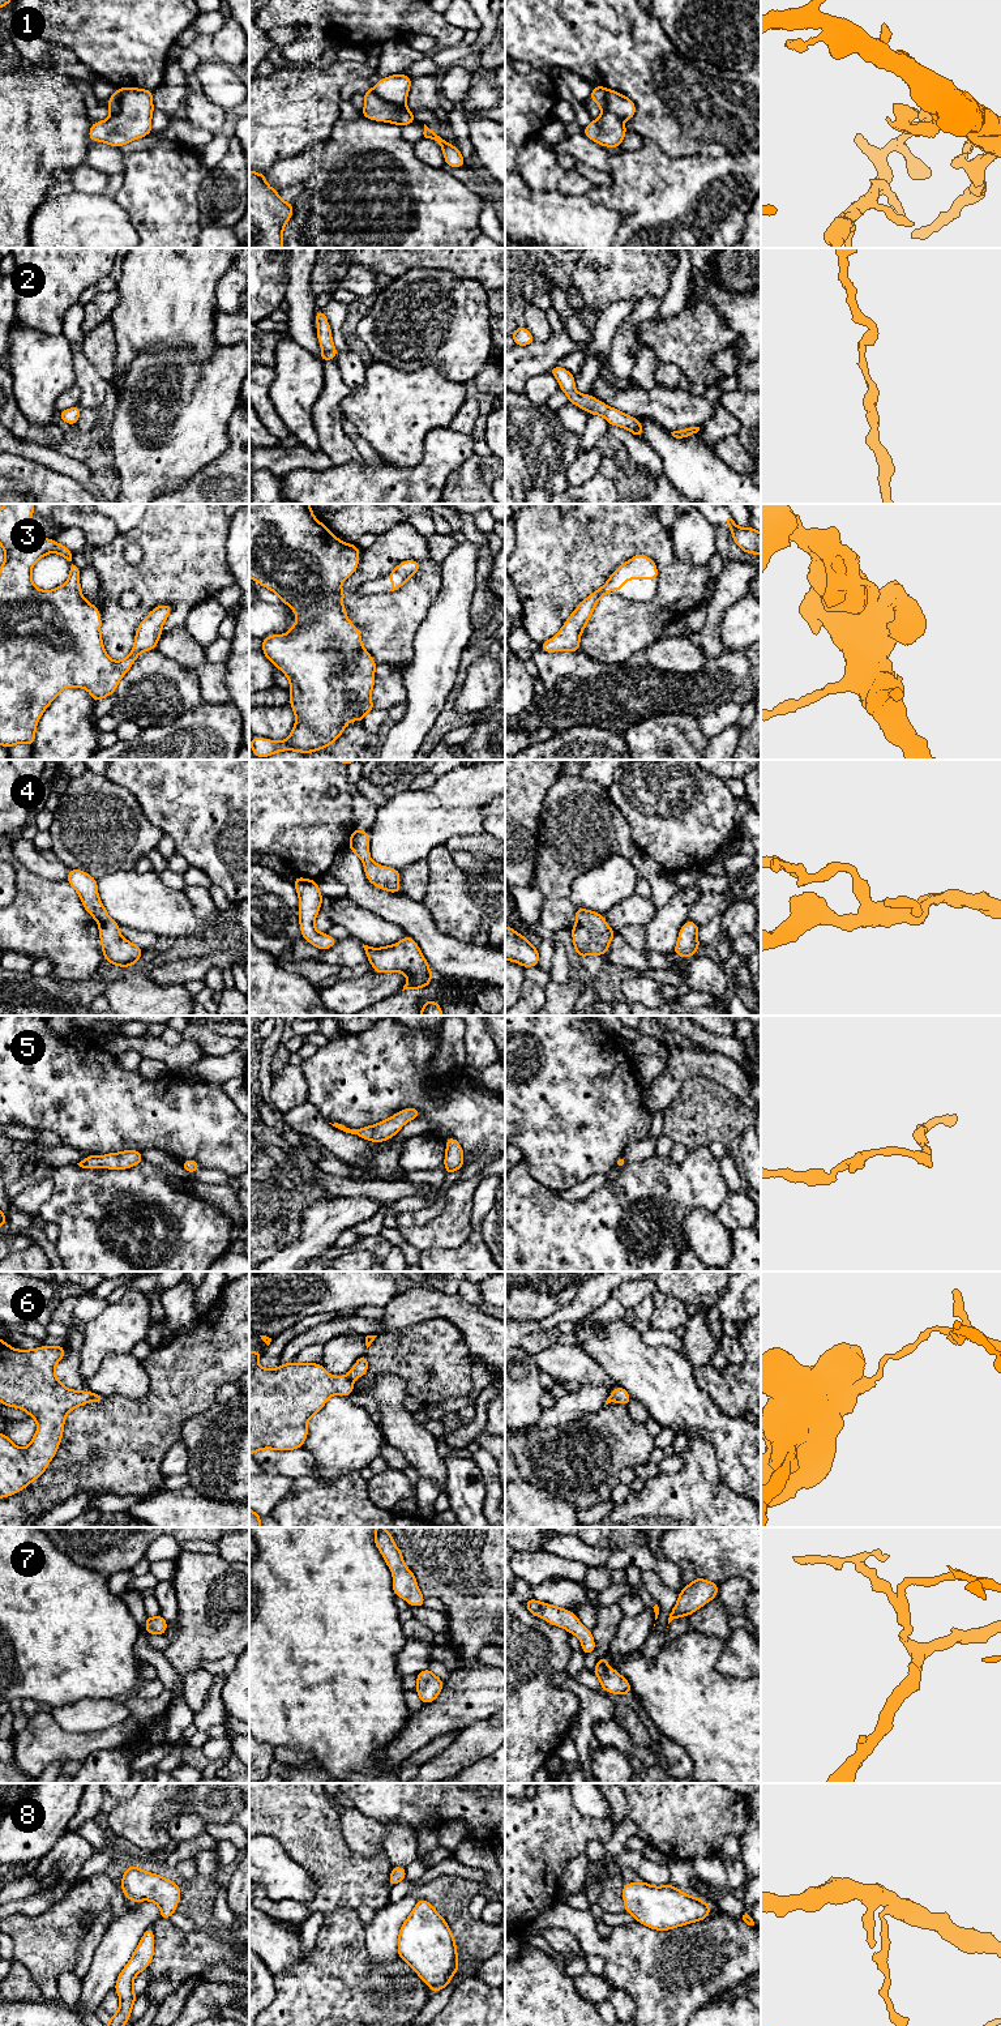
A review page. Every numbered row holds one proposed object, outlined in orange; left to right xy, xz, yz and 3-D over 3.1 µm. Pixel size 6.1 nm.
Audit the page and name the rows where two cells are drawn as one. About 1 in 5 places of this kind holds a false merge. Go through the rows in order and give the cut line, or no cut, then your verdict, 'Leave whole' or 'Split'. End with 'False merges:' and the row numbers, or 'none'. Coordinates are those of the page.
1: Split along yz (607, 89), (606, 106), (621, 120). Split
2: No split. Leave whole
3: No split. Leave whole
4: No split. Leave whole
5: No split. Leave whole
6: Split along xy (92, 1393), (89, 1400). Split
7: No split. Leave whole
8: No split. Leave whole
False merges: 1, 6

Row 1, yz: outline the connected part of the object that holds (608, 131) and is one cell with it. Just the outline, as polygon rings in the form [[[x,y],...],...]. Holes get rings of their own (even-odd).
[[[594,86],[590,99],[596,102],[602,110],[599,119],[593,120],[583,128],[583,133],[594,142],[607,148],[620,148],[626,128],[623,120],[606,106],[607,87]]]

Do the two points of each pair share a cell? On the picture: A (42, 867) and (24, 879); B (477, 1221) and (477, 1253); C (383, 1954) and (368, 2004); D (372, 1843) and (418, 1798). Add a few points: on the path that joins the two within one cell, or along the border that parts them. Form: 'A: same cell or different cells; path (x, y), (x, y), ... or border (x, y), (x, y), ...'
A: different cells; border (13, 851), (33, 872), (46, 879), (63, 880)
B: same cell; path (477, 1229), (477, 1246)
C: different cells; border (364, 1939), (373, 1963), (388, 1965), (398, 1957)
D: different cells; border (356, 1807), (364, 1815), (383, 1824)

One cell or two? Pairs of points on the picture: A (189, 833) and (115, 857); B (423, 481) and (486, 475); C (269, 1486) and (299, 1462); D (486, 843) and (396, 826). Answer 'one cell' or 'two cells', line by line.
A: two cells
B: two cells
C: two cells
D: two cells

